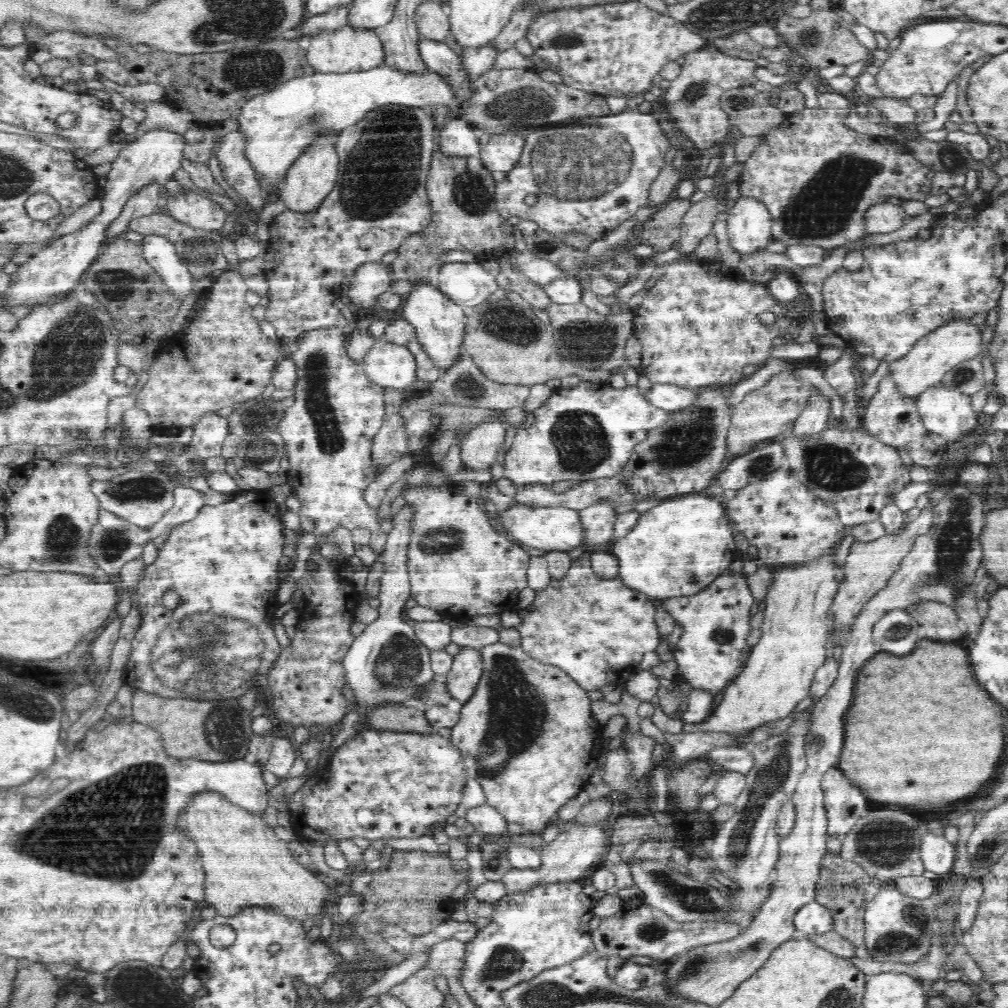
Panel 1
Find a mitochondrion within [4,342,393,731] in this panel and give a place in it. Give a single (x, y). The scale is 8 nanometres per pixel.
(193, 653)

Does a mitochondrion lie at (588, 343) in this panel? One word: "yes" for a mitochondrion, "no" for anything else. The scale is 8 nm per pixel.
yes

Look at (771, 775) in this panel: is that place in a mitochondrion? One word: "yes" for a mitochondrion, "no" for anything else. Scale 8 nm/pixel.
yes

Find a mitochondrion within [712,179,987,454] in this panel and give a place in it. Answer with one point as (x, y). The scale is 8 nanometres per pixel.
(964, 375)

